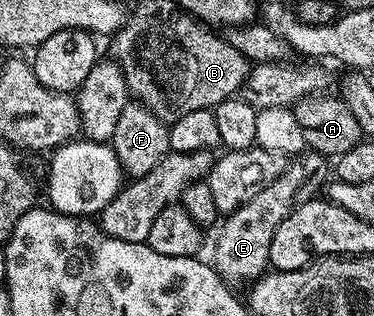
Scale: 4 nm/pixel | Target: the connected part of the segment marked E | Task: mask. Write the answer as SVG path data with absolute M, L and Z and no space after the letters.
M307 149L291 157L287 161L285 172L276 176L272 184L260 188L256 196L248 198L243 206L237 206L231 214L225 215L221 223L222 231L218 234L218 243L214 246L214 258L212 257L212 265L223 282L252 284L267 273L270 266L270 245L276 228L280 228L280 224L291 214L295 206L313 202L319 197L320 191L328 182L326 170L328 174L327 155Z

